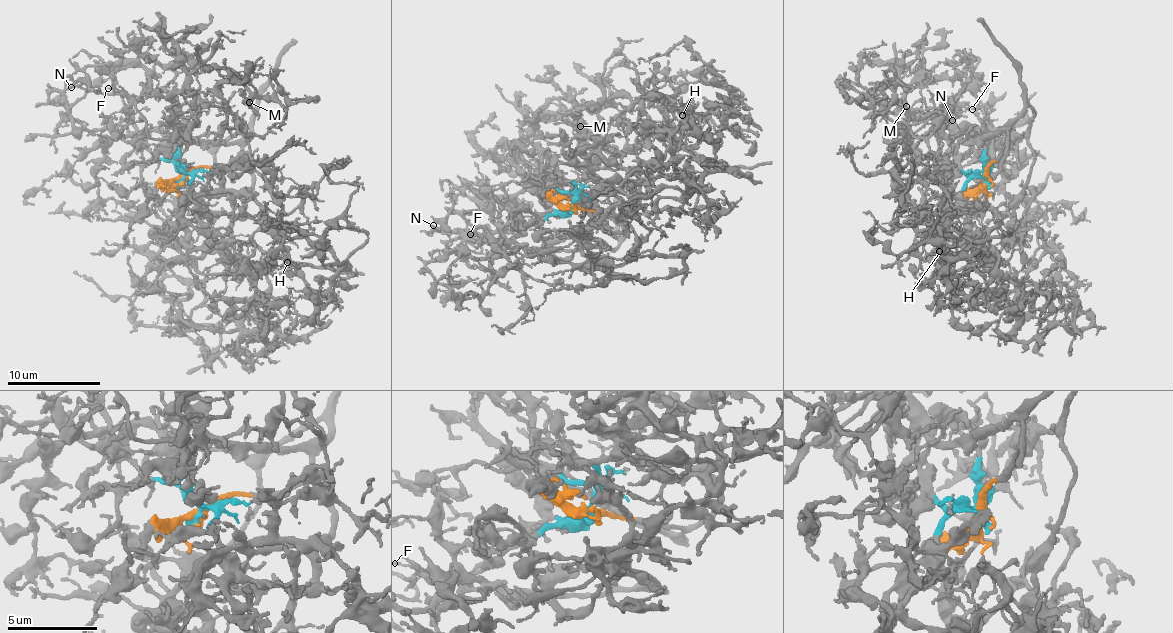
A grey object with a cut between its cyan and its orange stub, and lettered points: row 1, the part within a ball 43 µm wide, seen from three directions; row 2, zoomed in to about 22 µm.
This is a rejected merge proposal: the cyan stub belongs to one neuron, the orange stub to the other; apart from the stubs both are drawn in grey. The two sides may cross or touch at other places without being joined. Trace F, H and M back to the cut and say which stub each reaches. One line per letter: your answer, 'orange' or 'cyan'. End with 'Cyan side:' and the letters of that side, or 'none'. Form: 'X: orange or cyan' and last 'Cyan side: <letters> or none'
F: cyan
H: cyan
M: orange
Cyan side: F, H

